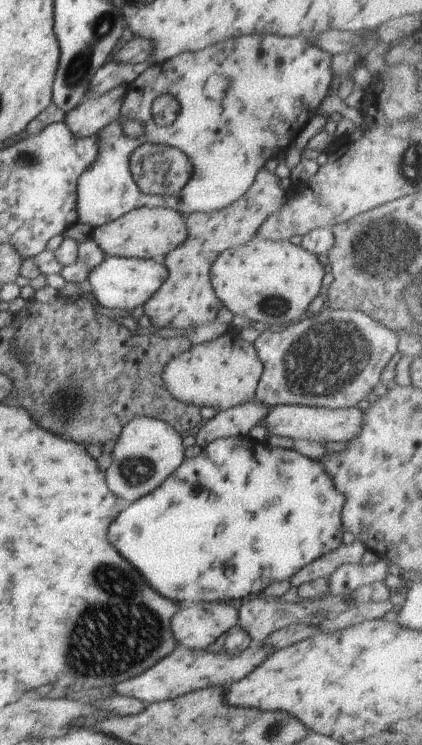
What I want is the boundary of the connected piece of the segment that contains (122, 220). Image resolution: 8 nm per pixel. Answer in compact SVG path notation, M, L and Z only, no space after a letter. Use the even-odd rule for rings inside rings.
M135 208L124 216L93 229L91 238L96 240L96 244L108 257L152 259L163 264L166 255L178 248L188 238L185 219L185 216L172 208Z

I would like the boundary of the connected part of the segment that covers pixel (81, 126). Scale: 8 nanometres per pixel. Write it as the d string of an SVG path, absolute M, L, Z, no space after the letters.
M120 85L102 96L82 100L74 110L66 113L64 121L70 134L76 138L96 135L112 121L118 120L126 92L127 85Z

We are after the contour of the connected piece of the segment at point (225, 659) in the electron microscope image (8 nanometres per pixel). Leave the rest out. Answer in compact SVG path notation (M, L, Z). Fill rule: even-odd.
M251 642L248 647L236 654L216 654L204 649L192 650L178 645L172 654L168 654L166 658L154 664L152 668L148 668L146 672L142 672L140 676L114 686L114 692L124 696L134 696L142 702L157 703L208 687L227 688L237 680L248 676L248 673L260 666L270 653L274 654L274 650L262 642Z

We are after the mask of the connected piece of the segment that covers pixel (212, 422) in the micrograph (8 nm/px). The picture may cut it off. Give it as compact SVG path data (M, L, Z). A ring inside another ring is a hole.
M248 400L244 404L217 411L212 419L206 420L198 429L195 444L202 449L212 440L248 435L254 426L262 423L268 416L270 407L257 400Z

